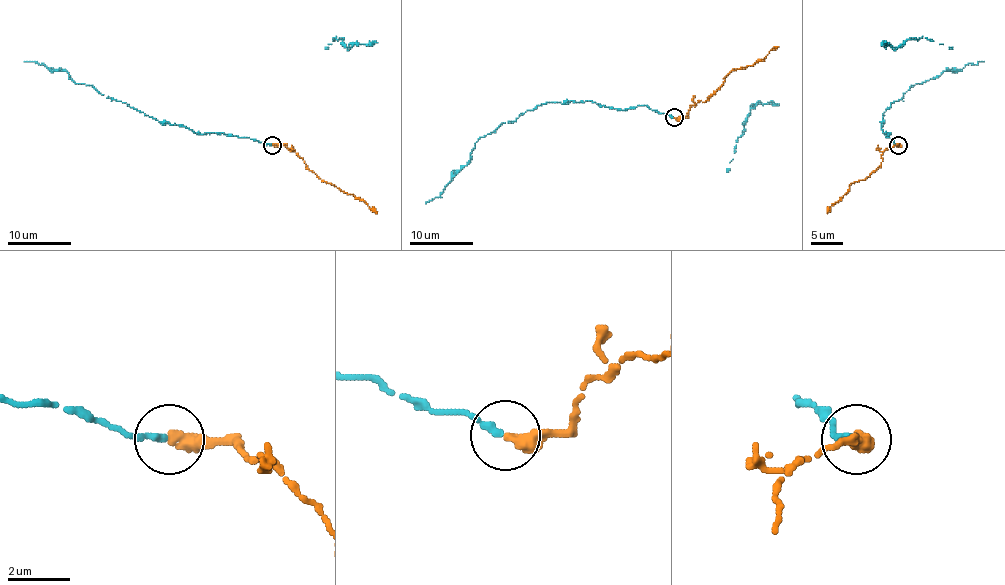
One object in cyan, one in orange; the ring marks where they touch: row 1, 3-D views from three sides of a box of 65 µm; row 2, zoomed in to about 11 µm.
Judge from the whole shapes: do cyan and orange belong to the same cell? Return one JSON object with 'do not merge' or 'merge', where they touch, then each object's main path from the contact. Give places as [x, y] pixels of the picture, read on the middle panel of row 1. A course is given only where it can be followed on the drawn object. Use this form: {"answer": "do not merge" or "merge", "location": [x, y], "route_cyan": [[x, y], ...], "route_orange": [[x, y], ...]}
{"answer": "merge", "location": [674, 117], "route_cyan": [[672, 118], [646, 105], [617, 110], [590, 100], [541, 104], [481, 137], [467, 164], [443, 192], [426, 203]], "route_orange": [[674, 118], [683, 118], [693, 105], [707, 100], [733, 70], [761, 61], [771, 50], [778, 47]]}

